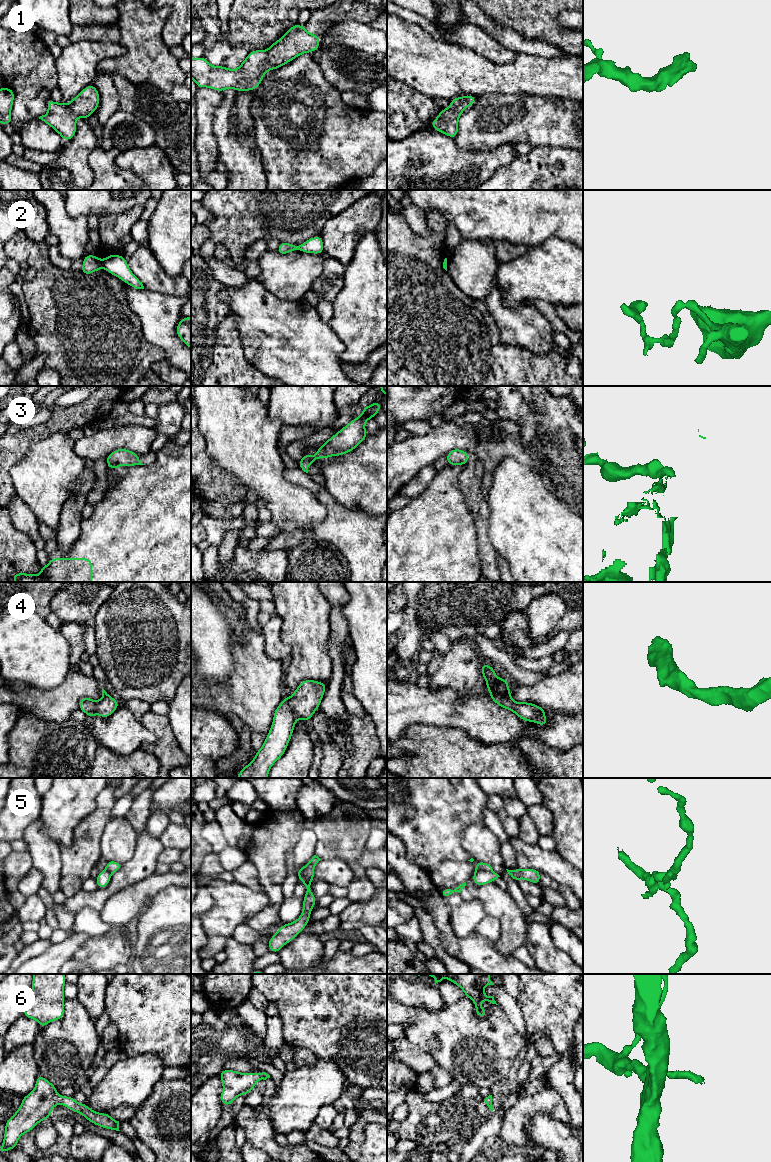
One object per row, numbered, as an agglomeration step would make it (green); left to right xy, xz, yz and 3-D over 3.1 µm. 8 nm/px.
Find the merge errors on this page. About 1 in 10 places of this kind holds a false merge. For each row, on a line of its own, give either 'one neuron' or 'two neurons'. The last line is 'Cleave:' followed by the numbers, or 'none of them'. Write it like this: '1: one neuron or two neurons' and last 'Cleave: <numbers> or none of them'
1: one neuron
2: two neurons
3: two neurons
4: one neuron
5: two neurons
6: one neuron
Cleave: 2, 3, 5

